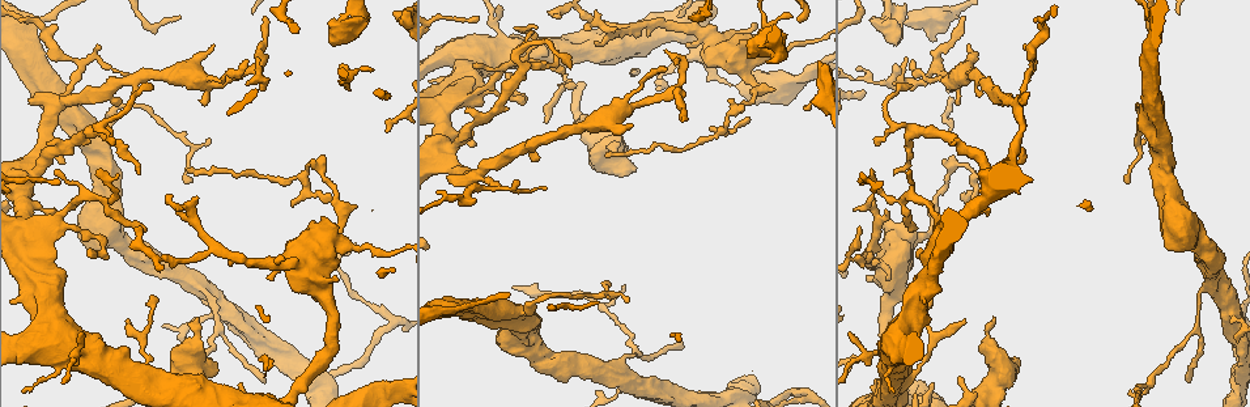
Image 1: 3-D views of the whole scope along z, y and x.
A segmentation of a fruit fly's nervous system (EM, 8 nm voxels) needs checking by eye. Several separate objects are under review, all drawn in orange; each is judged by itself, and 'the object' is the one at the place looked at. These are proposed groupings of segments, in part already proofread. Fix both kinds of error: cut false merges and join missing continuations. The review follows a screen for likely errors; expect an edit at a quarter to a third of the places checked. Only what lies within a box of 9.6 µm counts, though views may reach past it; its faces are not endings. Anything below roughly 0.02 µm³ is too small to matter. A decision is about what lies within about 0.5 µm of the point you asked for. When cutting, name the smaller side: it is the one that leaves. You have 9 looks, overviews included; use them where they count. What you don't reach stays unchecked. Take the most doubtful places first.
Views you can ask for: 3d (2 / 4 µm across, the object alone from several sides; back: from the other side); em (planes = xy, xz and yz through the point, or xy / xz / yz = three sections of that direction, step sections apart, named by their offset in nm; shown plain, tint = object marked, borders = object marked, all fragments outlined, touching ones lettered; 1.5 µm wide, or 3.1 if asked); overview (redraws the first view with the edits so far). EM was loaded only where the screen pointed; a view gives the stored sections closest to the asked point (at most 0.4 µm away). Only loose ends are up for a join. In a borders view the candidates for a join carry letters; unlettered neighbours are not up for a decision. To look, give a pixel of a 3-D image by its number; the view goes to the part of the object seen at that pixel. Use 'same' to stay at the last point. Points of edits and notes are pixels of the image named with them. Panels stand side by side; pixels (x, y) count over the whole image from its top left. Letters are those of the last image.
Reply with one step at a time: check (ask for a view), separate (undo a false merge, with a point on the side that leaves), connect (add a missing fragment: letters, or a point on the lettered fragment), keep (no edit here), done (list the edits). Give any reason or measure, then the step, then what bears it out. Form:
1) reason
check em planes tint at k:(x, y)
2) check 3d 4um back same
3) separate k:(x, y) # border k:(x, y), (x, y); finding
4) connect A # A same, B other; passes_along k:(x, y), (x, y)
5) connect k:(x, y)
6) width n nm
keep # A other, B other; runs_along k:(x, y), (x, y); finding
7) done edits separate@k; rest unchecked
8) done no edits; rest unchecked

an open end
check em planes tint at 1:(962, 17)

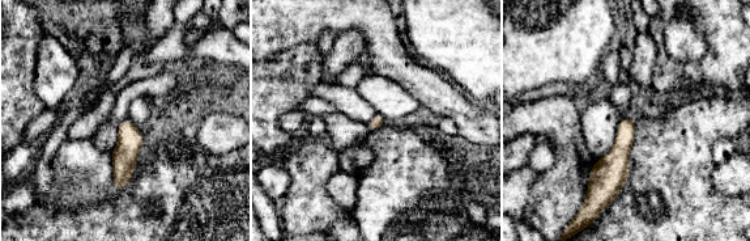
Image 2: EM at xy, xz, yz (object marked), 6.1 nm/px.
see the neighbours
check em planes borders same

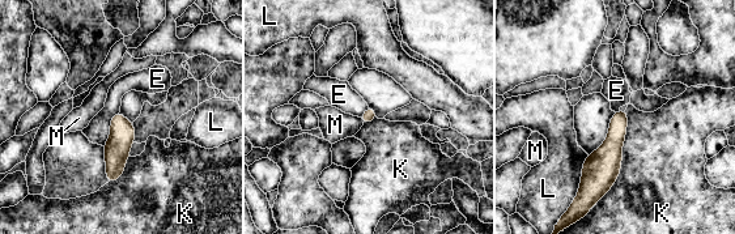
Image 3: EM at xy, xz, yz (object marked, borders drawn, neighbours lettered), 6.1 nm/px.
longest_contact K 600 nm
keep # E other, K other, L other, M other; no lettered fragment goes on from it

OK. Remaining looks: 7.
an open end
check em xz step 8 borders at 1:(687, 46)

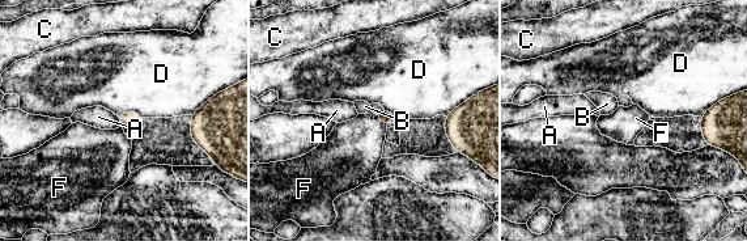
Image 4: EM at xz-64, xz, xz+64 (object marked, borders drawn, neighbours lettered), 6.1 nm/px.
keep # A other, B other, C other, D other, F other; border 4:(378, 115), (386, 123); none of them fits

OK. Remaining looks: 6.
thin neck
check em yz step 8 tint at 1:(442, 126)

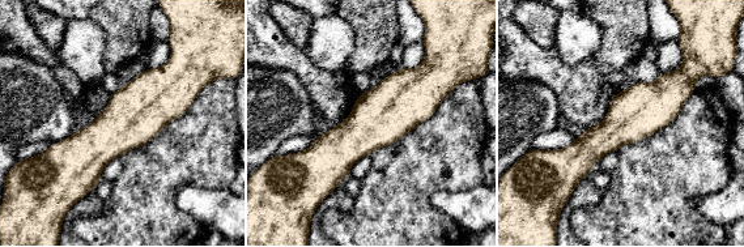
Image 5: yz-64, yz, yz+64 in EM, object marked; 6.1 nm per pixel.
cut it another way
check em planes borders same

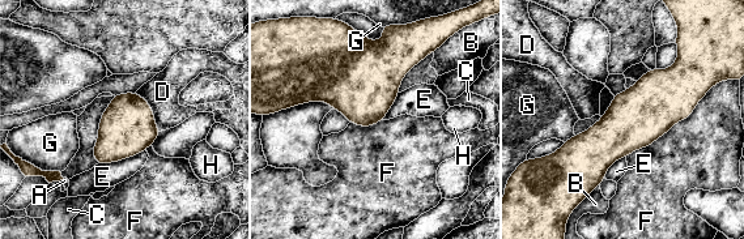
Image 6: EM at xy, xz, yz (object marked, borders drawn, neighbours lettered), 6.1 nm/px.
width 340 nm; longest_contact F 700 nm
keep # A other, B other, C other, D other, E other, F other, G other, H other; one neuron here

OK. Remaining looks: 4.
free end
check em planes borders at 1:(557, 16)

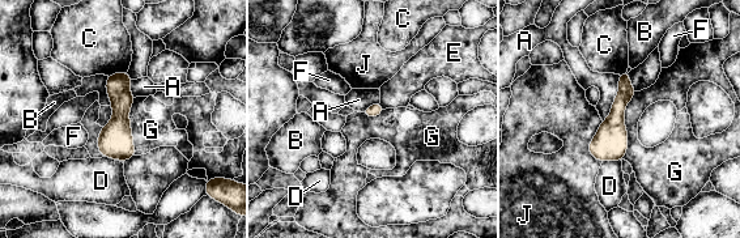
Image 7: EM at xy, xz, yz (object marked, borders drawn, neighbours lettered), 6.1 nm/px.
keep # A other, B other, C other, D other, E other, F other, G other, J other; none of them fits

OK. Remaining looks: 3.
done no edits; rest unchecked

